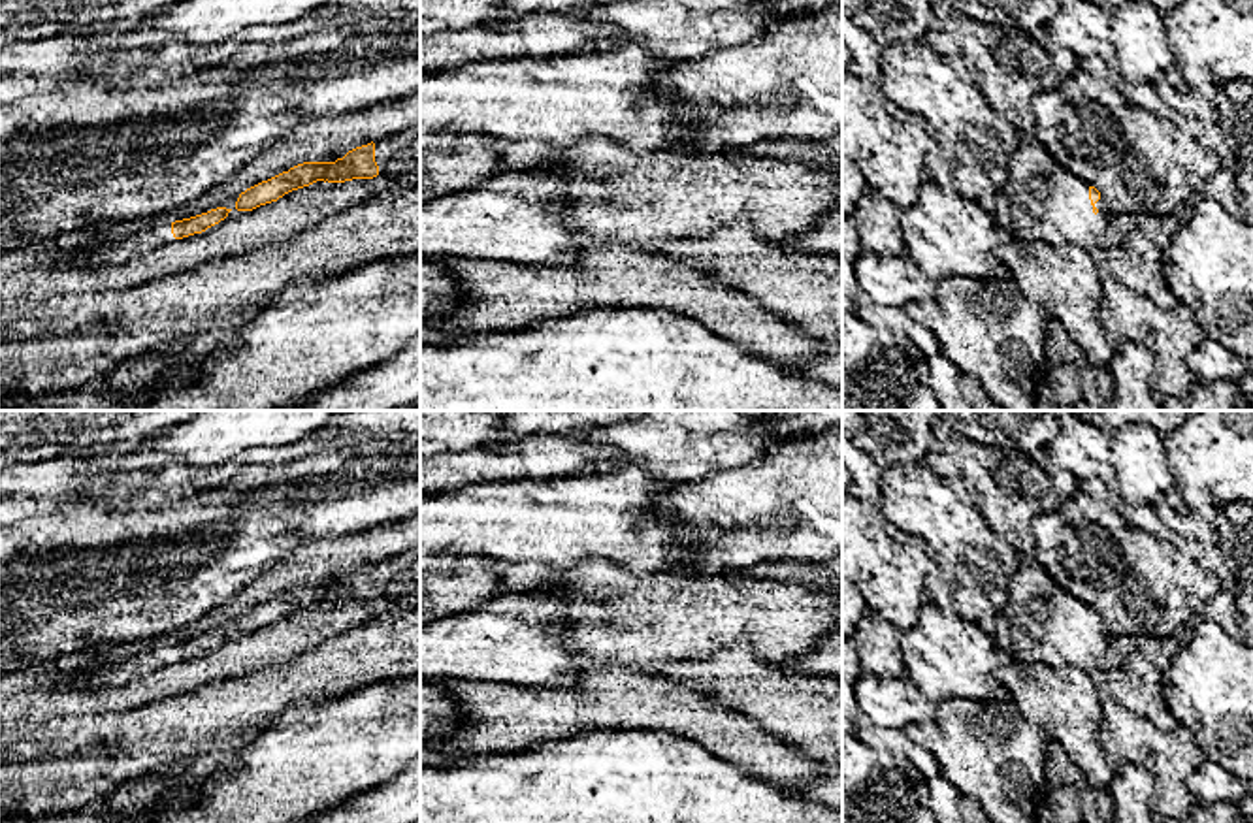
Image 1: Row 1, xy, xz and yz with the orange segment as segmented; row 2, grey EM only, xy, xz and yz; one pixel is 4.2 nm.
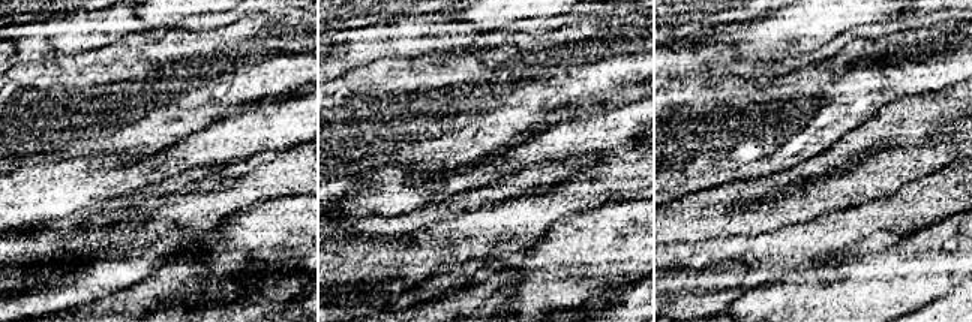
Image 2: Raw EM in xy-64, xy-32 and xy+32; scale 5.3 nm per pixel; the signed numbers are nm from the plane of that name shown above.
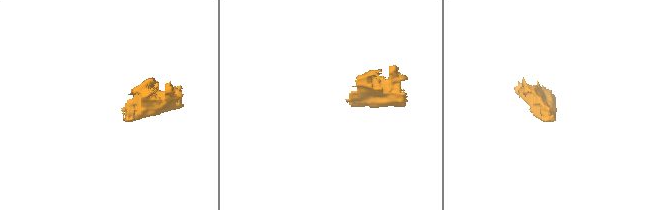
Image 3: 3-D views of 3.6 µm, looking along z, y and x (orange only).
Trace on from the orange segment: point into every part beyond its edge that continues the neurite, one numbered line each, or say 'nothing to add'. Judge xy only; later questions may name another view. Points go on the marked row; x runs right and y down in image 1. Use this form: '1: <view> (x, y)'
1: xy (387, 149)
2: xy (102, 249)

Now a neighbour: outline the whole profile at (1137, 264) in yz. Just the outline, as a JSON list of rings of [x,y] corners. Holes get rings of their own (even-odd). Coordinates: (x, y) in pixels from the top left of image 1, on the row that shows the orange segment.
[[[1115,215],[1110,222],[1121,237],[1114,247],[1095,252],[1097,264],[1157,307],[1176,307],[1180,299],[1164,282],[1163,252],[1183,215]]]

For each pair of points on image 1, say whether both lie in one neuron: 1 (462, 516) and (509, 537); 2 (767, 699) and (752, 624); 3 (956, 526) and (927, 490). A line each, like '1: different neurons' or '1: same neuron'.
1: same neuron
2: different neurons
3: same neuron

